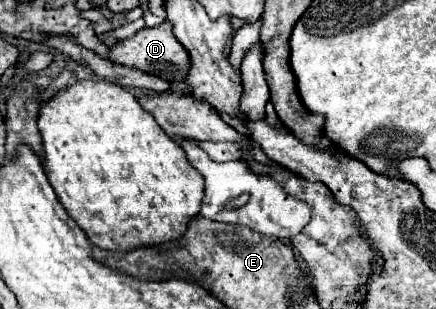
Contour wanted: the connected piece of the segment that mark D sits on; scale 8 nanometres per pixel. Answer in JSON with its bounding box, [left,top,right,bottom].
[111,22,191,82]

